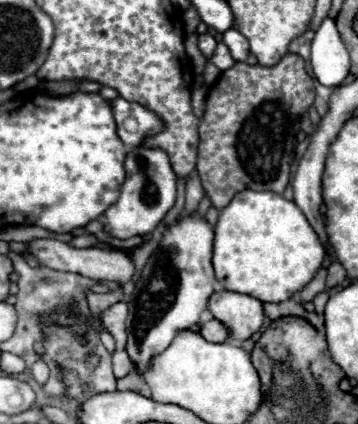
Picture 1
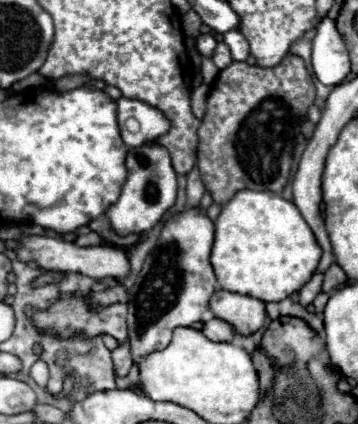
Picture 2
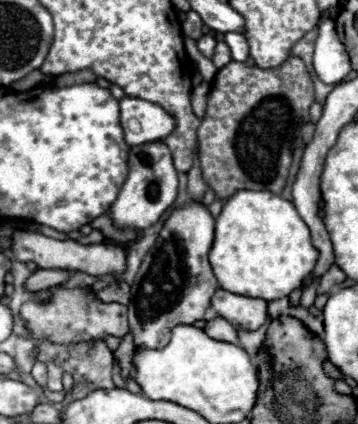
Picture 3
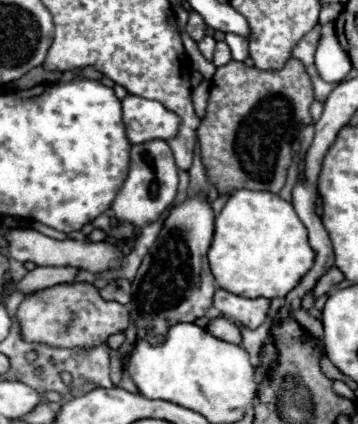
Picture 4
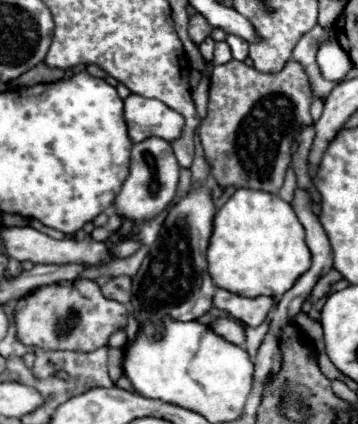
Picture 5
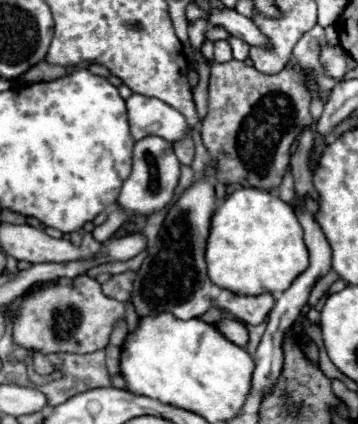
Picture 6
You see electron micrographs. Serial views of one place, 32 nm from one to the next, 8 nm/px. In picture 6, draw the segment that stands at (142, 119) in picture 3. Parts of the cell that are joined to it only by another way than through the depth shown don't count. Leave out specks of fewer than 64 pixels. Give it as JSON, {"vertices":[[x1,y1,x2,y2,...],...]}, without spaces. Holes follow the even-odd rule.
{"vertices":[[132,94,126,100,126,110,130,134,134,140,142,140,146,136,160,136,168,142,176,142,186,136,186,118,158,98]]}

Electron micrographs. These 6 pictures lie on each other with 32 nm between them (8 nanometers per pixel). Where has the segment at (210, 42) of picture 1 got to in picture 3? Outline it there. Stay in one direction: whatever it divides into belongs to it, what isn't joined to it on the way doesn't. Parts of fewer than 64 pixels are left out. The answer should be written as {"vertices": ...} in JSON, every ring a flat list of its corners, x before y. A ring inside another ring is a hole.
{"vertices":[[206,34,206,36,202,36,202,38,198,40,198,50,200,50,206,58,212,58,214,46,216,46,216,40,214,40,210,34]]}

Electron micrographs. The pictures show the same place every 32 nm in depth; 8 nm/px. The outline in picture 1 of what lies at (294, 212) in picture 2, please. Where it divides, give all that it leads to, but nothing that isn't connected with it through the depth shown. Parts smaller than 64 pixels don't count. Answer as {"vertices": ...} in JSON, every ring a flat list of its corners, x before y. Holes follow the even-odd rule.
{"vertices":[[244,190,238,192,232,202,220,212,218,224,214,226,214,256,212,264,216,270,218,282,232,292,248,294,260,302,284,302,290,300,296,292,314,278,322,268,326,258,326,248,320,242,314,228,308,224,300,208,276,192,256,192]]}

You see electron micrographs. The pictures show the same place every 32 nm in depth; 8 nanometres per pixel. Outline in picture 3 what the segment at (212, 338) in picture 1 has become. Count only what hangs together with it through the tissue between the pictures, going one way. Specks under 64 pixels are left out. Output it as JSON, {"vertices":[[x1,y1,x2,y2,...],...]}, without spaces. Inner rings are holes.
{"vertices":[[214,318,210,322,206,322,204,332,214,338,214,340,222,340,222,342,238,342,238,332,236,328,224,320,224,318]]}

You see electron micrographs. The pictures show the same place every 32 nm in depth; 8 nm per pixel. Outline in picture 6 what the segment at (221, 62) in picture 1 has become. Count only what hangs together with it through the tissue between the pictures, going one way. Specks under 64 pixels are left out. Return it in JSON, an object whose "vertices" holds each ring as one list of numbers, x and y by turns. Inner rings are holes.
{"vertices":[[226,40,214,42,214,62,228,62,232,60,232,50]]}

